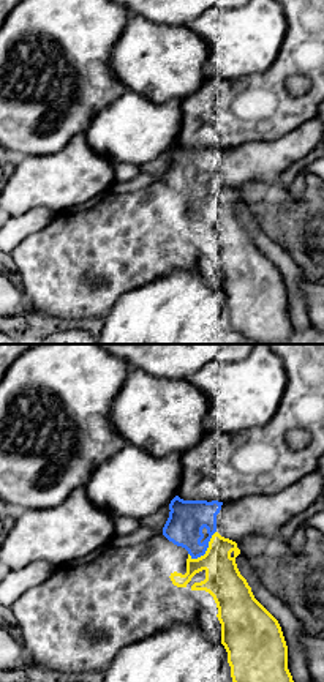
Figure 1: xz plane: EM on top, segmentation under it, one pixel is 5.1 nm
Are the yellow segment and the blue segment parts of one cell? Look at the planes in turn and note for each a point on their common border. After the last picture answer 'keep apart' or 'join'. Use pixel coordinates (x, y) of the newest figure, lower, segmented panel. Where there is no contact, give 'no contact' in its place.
(207, 548)

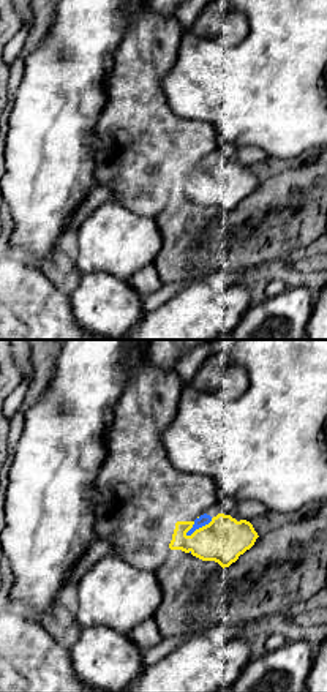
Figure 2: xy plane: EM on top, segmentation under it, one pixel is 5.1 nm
(199, 528)

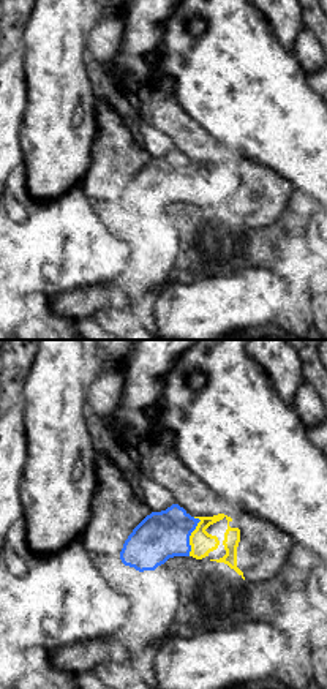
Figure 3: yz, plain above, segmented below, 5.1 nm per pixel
(190, 536)

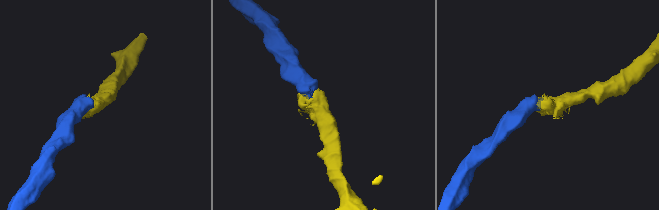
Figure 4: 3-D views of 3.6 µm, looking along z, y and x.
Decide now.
join

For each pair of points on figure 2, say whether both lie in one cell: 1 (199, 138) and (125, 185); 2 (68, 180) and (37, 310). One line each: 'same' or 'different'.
1: same
2: different

